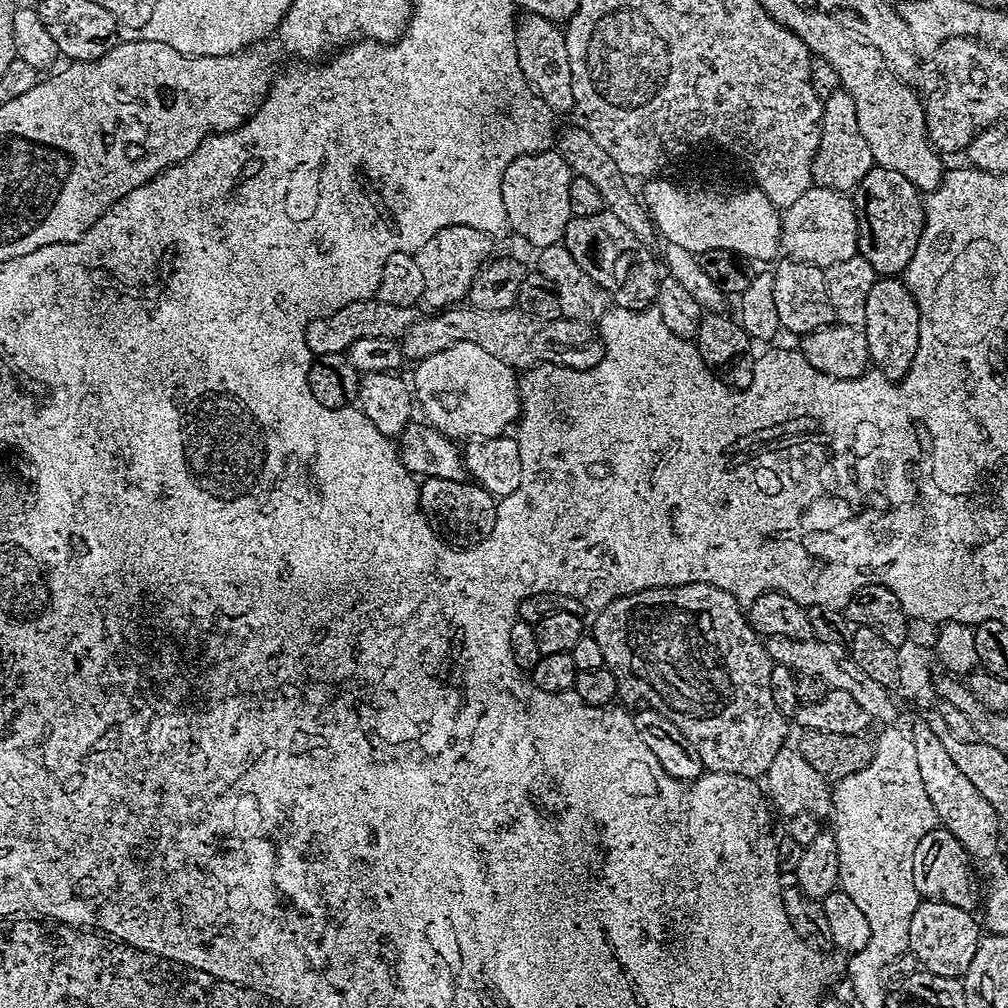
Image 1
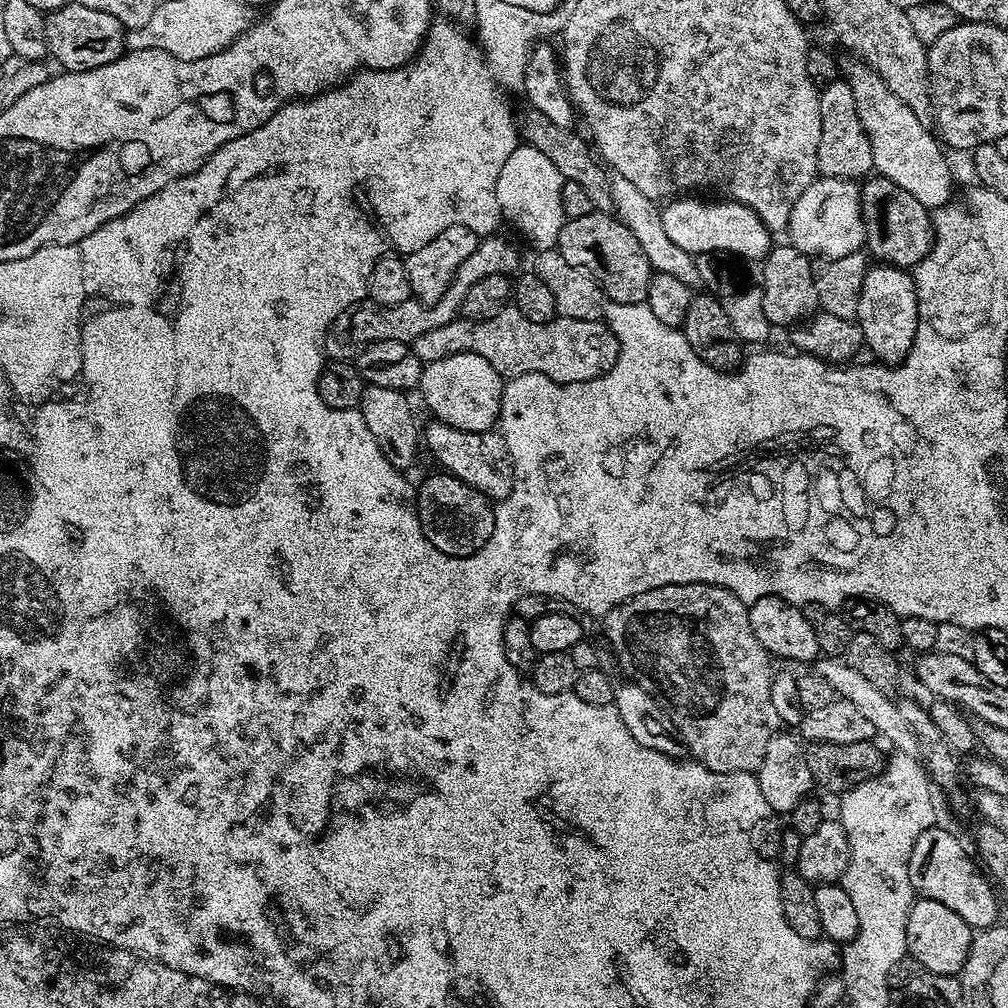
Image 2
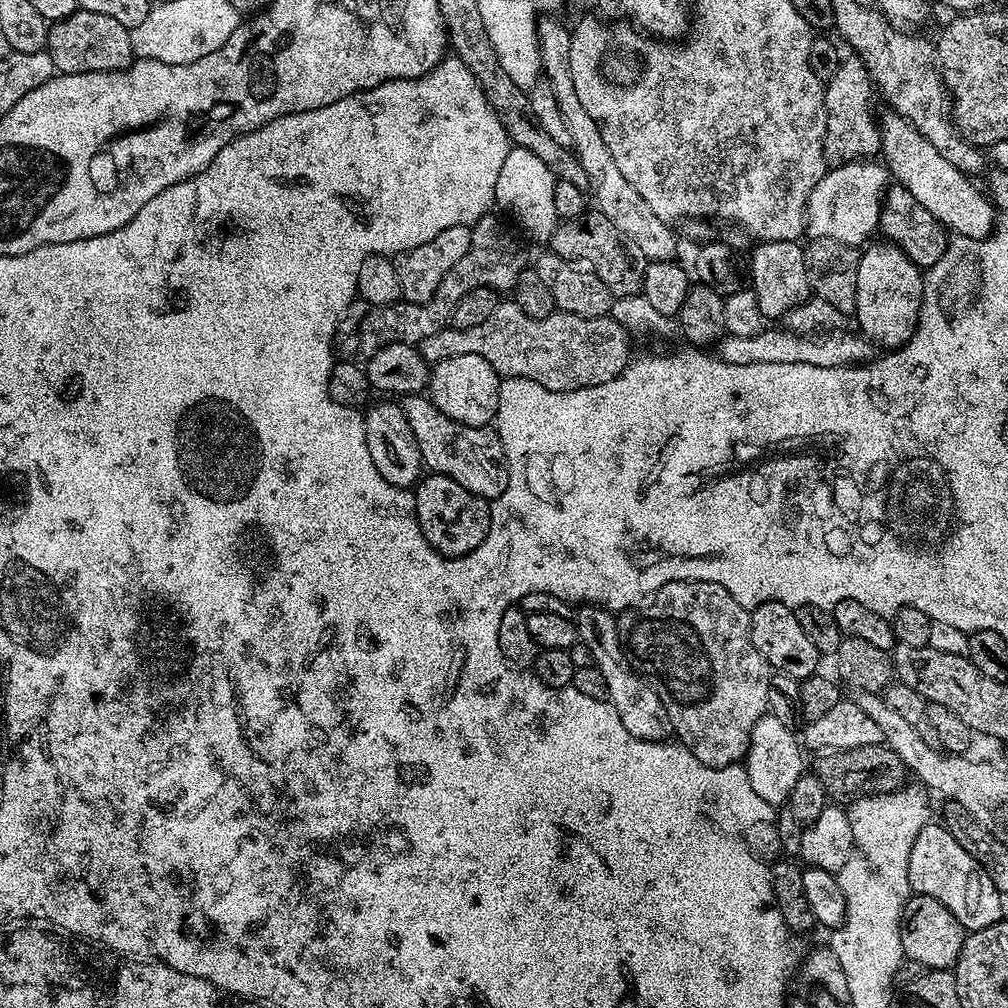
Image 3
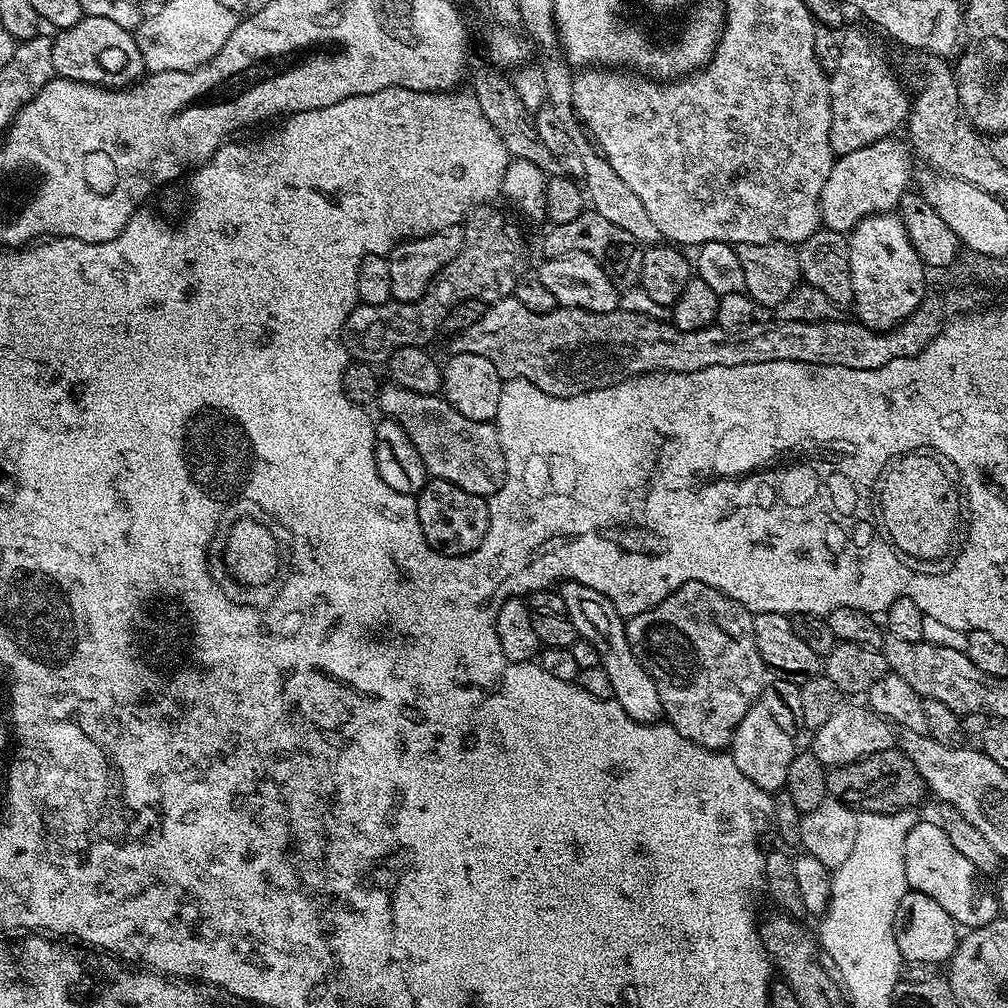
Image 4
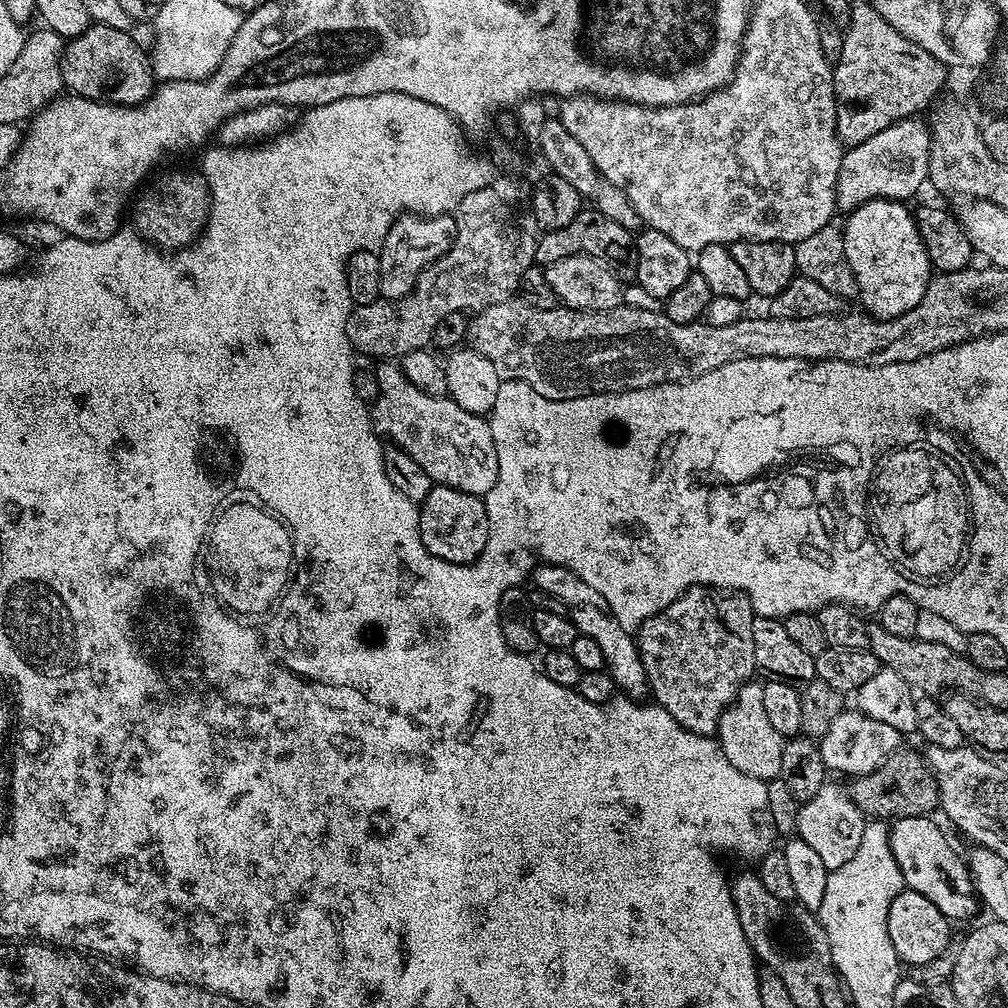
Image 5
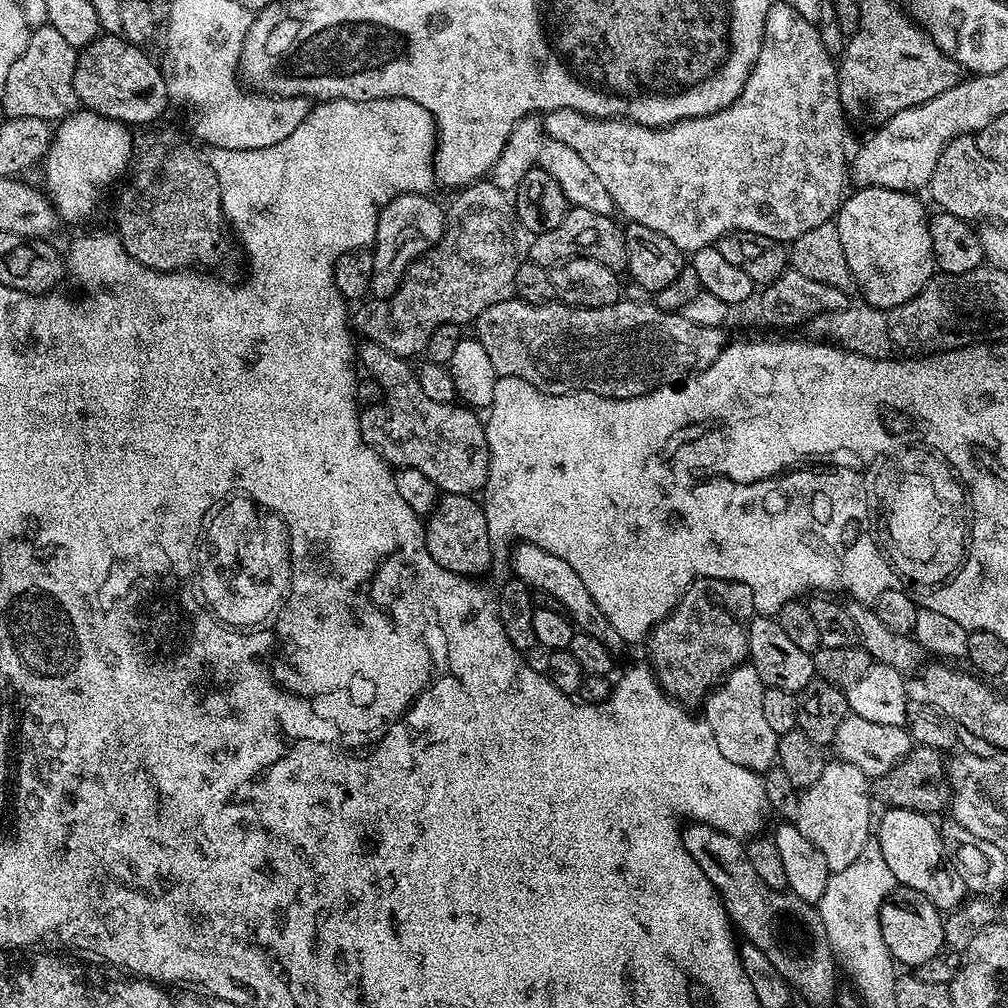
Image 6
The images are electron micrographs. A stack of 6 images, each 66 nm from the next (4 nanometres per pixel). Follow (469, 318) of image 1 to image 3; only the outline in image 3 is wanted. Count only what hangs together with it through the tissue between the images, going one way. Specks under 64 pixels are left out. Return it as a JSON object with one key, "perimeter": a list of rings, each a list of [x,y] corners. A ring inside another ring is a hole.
{"perimeter":[[[497,303],[494,314],[486,318],[486,322],[478,322],[478,326],[465,328],[447,327],[438,330],[438,334],[430,334],[418,345],[421,354],[430,365],[446,362],[446,358],[462,358],[462,354],[478,354],[478,358],[486,358],[497,376],[507,378],[517,376],[527,380],[537,380],[546,390],[555,392],[573,392],[590,386],[602,386],[602,382],[610,382],[622,374],[622,370],[633,359],[632,344],[628,341],[630,332],[625,325],[616,321],[613,316],[598,318],[582,318],[578,314],[556,311],[546,318],[530,318],[530,314],[522,314],[522,310],[514,303]]]}

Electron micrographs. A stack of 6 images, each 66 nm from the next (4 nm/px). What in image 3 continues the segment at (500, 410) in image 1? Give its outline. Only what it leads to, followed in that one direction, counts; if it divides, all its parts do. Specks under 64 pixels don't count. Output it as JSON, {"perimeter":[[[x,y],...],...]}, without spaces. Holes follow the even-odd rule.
{"perimeter":[[[462,354],[462,358],[446,358],[446,362],[431,365],[426,396],[454,422],[482,427],[495,421],[500,382],[501,377],[497,376],[486,358],[478,358],[478,354]]]}

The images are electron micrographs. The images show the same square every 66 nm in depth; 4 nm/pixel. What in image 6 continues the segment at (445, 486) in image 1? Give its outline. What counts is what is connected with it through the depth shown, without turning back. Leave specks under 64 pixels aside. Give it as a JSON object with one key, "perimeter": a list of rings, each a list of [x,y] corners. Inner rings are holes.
{"perimeter":[[[462,493],[444,494],[437,499],[436,509],[424,524],[426,550],[430,550],[435,567],[445,568],[459,576],[480,578],[491,566],[494,549],[488,533],[488,512],[481,501],[480,504],[476,498]]]}

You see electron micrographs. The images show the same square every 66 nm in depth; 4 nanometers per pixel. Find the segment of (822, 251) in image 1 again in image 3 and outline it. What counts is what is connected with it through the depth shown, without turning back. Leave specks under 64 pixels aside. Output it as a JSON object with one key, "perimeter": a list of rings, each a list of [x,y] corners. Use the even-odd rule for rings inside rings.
{"perimeter":[[[875,159],[851,160],[849,164],[837,164],[829,167],[824,176],[814,186],[814,190],[808,199],[808,205],[804,211],[806,217],[806,232],[809,237],[830,238],[834,242],[851,244],[853,246],[864,246],[869,243],[868,235],[874,233],[880,226],[880,202],[890,184],[890,173],[883,163]]]}

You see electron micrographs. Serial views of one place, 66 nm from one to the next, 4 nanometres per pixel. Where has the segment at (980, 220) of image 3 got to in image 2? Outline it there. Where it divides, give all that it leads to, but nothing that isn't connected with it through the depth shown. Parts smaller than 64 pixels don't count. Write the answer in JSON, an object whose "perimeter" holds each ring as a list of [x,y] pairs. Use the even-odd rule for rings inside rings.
{"perimeter":[[[852,62],[844,68],[843,75],[854,94],[854,106],[858,110],[858,118],[864,127],[866,138],[870,138],[872,151],[872,167],[879,175],[890,178],[890,182],[898,182],[902,190],[914,194],[922,206],[930,210],[943,208],[953,199],[952,168],[944,157],[945,149],[935,135],[924,129],[925,121],[882,78],[869,64]]]}

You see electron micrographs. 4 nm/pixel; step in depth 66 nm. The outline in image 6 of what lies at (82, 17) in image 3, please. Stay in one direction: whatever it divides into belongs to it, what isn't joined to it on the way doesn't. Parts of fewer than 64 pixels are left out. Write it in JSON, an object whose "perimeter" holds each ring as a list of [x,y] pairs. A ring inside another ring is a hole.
{"perimeter":[[[101,34],[94,42],[79,49],[74,66],[74,90],[77,101],[87,111],[96,112],[107,120],[116,120],[119,124],[135,126],[135,124],[152,124],[170,105],[167,82],[159,63],[152,64],[150,57],[144,53],[145,49],[132,44],[119,34]]]}

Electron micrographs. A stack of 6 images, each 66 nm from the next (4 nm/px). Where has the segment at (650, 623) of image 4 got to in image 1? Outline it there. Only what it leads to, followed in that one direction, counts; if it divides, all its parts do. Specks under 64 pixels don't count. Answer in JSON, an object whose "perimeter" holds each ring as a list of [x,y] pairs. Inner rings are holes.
{"perimeter":[[[679,584],[673,588],[651,588],[635,592],[629,596],[623,596],[615,600],[613,604],[607,604],[606,607],[599,609],[595,613],[596,621],[590,624],[590,634],[598,642],[602,650],[604,667],[611,670],[616,679],[616,690],[621,697],[625,696],[628,700],[641,700],[641,705],[647,706],[651,711],[665,716],[698,750],[702,758],[705,769],[710,772],[729,772],[739,776],[751,776],[760,778],[765,775],[774,762],[774,758],[785,747],[786,740],[784,735],[788,732],[789,721],[774,706],[774,694],[770,694],[770,674],[772,673],[773,662],[768,657],[767,647],[762,643],[761,637],[756,631],[748,625],[748,618],[745,609],[736,601],[726,590],[718,590],[718,586],[709,584]]]}

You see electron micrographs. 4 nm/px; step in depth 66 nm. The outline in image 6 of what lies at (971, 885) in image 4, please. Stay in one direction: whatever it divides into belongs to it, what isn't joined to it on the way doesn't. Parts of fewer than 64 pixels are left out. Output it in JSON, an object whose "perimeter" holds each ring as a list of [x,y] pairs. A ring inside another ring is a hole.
{"perimeter":[[[888,808],[885,813],[881,820],[879,817],[874,840],[882,850],[882,858],[886,858],[886,866],[890,866],[896,884],[922,894],[941,910],[958,908],[965,903],[968,887],[944,851],[937,821],[932,821],[935,819],[927,812]]]}

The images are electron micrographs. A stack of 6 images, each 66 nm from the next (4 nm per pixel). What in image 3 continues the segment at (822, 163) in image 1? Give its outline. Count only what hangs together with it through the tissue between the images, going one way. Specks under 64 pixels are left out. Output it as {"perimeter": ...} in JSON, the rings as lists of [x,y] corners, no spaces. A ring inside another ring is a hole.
{"perimeter":[[[859,58],[841,59],[838,74],[824,84],[826,134],[824,159],[829,165],[849,164],[851,160],[867,160],[877,155],[880,146],[877,113],[872,113],[874,85],[868,68]]]}

